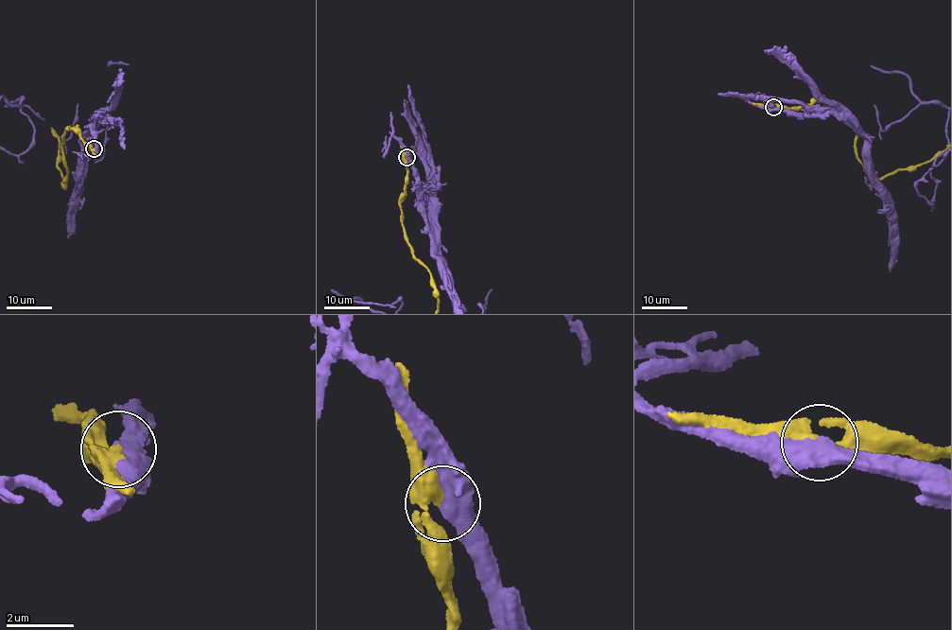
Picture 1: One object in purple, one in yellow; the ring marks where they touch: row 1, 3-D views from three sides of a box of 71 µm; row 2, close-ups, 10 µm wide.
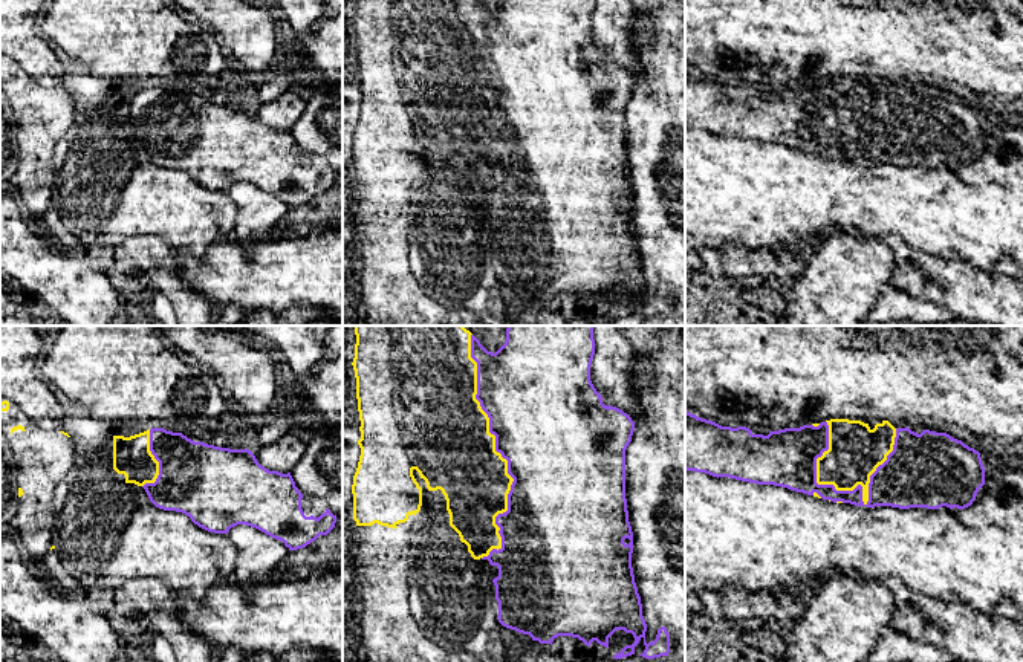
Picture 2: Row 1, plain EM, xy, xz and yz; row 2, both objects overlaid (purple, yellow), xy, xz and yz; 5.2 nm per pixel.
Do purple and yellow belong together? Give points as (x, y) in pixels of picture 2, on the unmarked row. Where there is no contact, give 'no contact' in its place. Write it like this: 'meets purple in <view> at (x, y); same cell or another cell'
meets purple in xz at (502, 113); another cell

